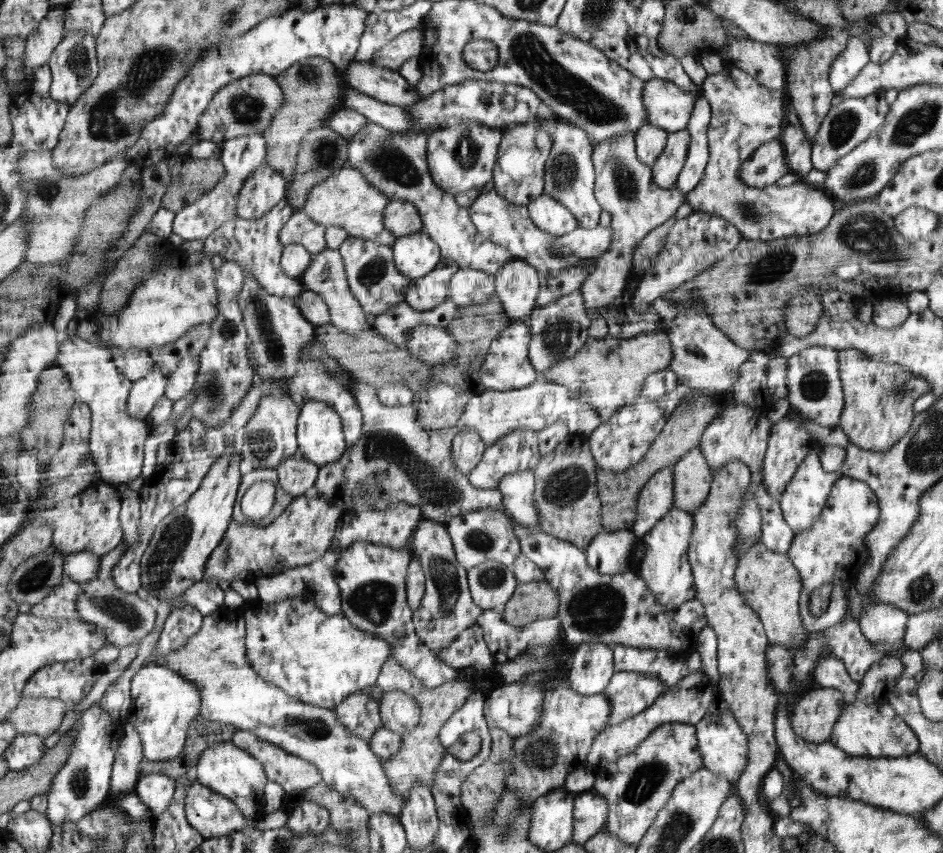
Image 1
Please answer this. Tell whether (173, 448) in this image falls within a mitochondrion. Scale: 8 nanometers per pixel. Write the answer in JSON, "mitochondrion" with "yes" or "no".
{"mitochondrion":"no"}

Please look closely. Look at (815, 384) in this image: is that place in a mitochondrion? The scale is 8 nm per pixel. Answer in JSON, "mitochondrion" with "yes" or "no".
{"mitochondrion":"yes"}

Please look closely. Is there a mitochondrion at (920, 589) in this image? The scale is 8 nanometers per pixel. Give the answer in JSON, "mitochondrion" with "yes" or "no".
{"mitochondrion":"yes"}

